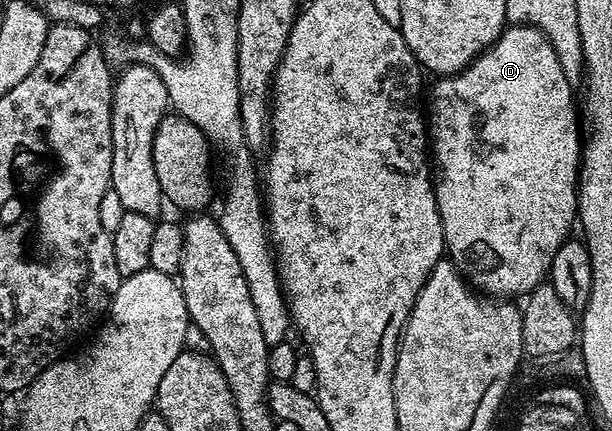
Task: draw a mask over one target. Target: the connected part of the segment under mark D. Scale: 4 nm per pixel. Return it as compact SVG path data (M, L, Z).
M509 24L501 33L500 37L487 49L485 53L480 54L472 64L467 65L461 73L449 73L441 76L440 81L432 89L432 98L427 98L426 101L426 128L430 138L430 157L433 162L436 161L440 164L440 173L438 169L438 176L435 178L434 184L436 186L436 202L438 203L438 211L442 219L442 227L444 228L444 247L447 256L456 262L457 269L464 274L465 278L470 282L473 289L479 291L484 295L512 295L508 293L521 293L527 295L541 284L547 278L550 267L554 263L554 255L558 255L558 247L562 247L562 243L569 240L570 234L568 233L578 221L578 178L580 175L580 162L582 160L582 125L578 120L578 101L572 98L572 89L574 89L573 82L568 80L566 71L562 71L562 63L558 63L558 55L554 55L554 47L550 43L550 39L546 36L541 29L536 29L533 25L513 25Z

